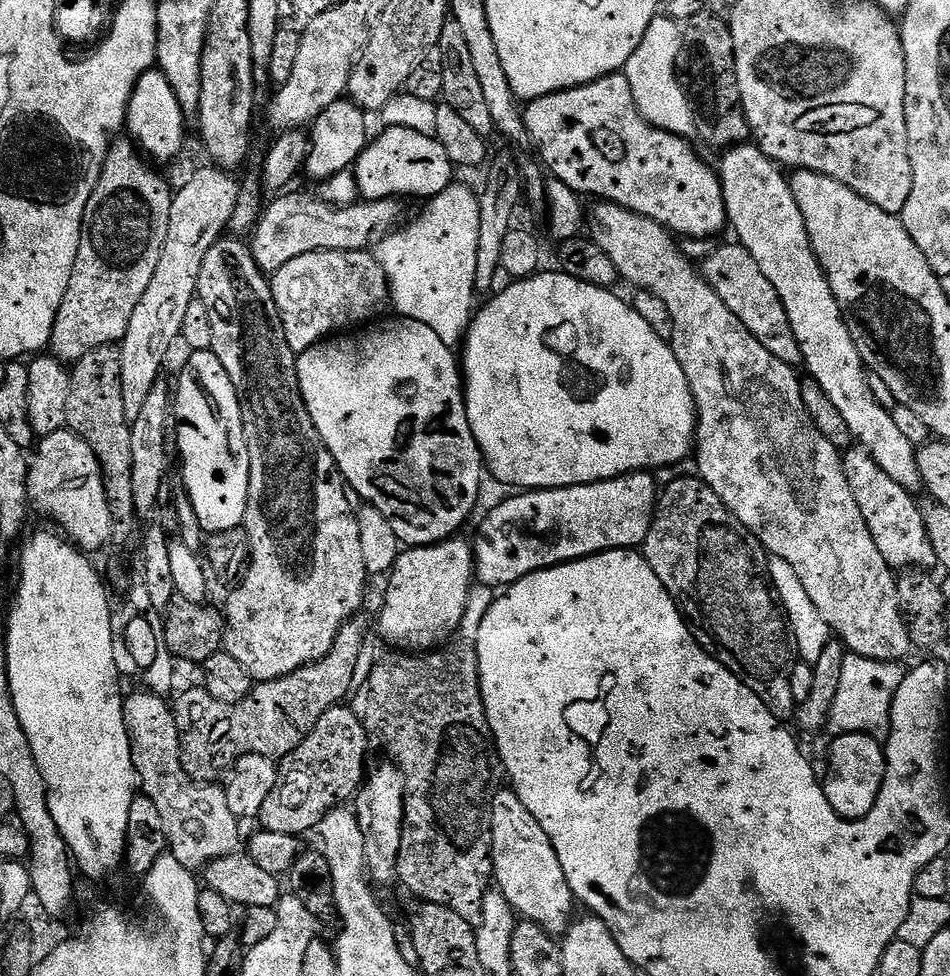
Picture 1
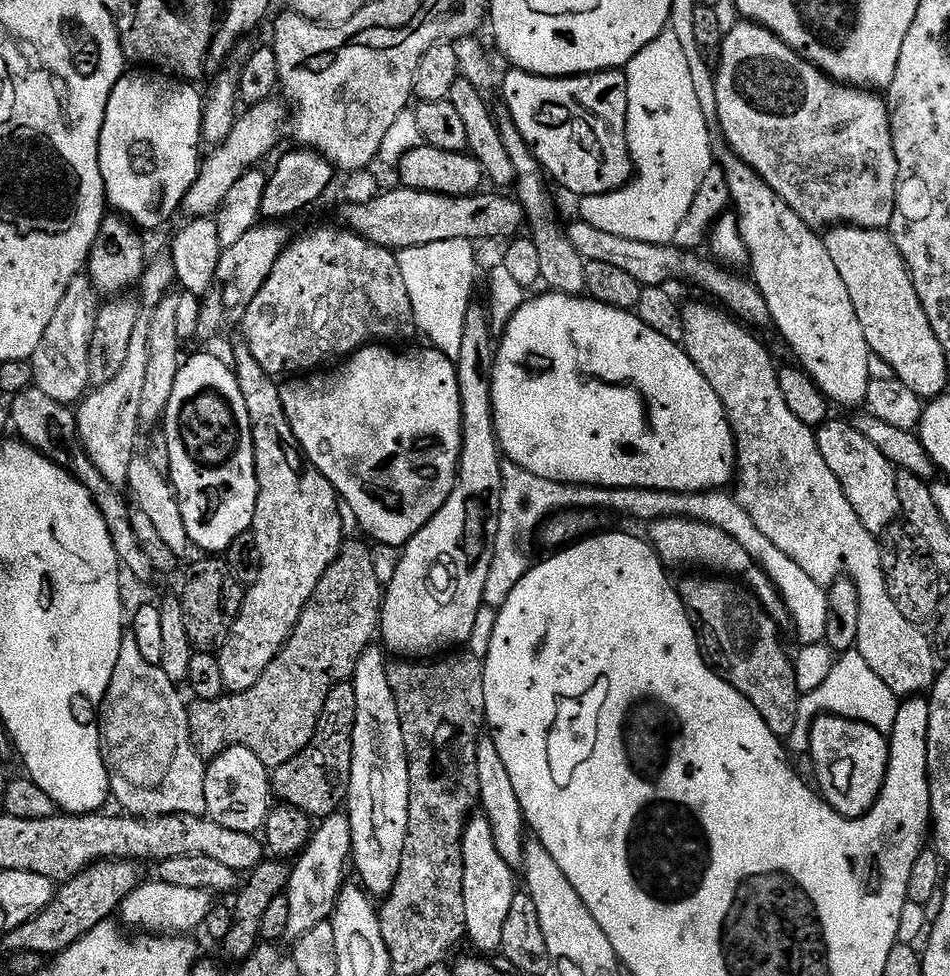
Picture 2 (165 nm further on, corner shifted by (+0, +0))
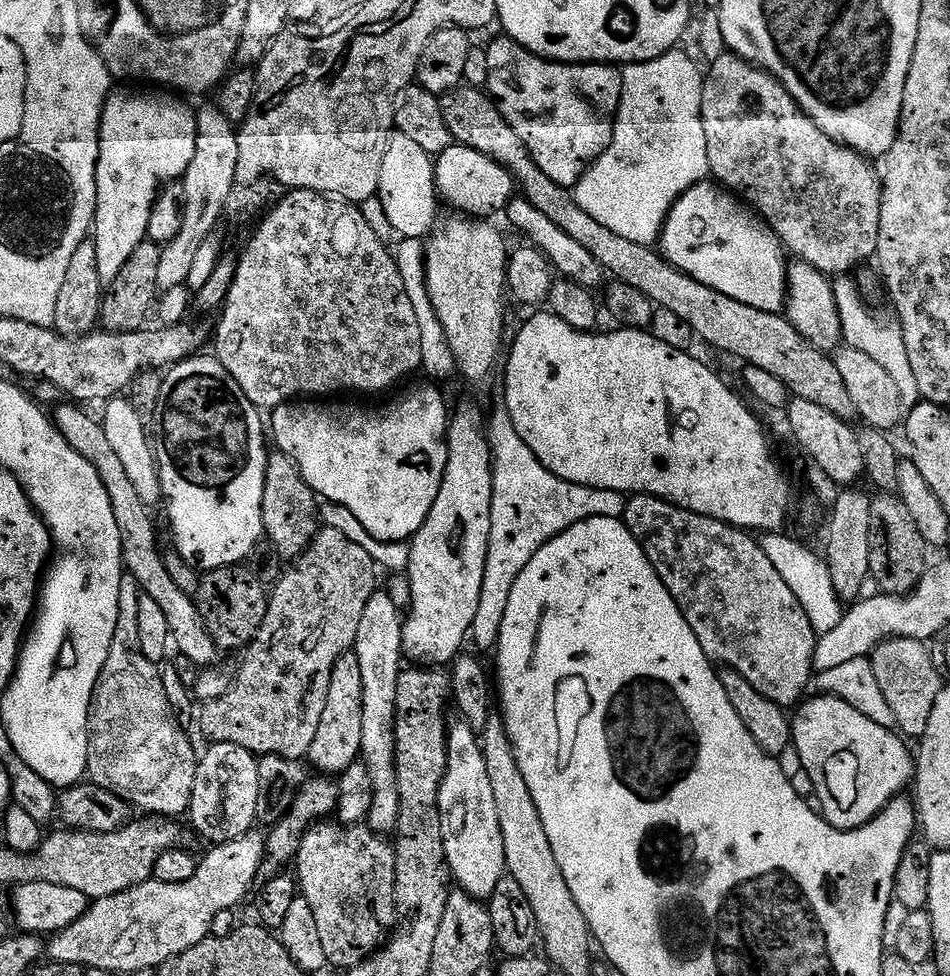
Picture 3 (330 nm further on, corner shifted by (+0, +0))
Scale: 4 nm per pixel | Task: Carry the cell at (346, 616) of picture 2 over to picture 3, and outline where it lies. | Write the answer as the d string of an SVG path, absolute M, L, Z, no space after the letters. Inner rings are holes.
M325 526L312 537L312 543L295 557L293 564L296 565L281 575L270 592L271 611L284 619L280 629L269 638L268 644L261 648L253 647L247 653L249 656L245 658L240 673L234 676L226 694L199 705L200 732L212 744L242 746L257 757L281 756L284 760L303 761L310 750L310 742L314 742L314 734L318 734L318 722L322 722L322 706L326 706L334 662L338 662L343 652L353 651L359 618L377 587L378 572L370 554L362 546L350 542L338 530Z

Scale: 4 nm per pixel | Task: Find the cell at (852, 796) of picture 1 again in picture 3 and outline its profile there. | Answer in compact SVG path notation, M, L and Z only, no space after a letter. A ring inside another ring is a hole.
M823 694L813 695L811 698L805 699L803 703L795 709L794 715L791 717L790 723L792 726L792 743L791 745L796 747L798 755L801 758L801 766L806 770L806 773L810 774L810 779L813 782L813 790L815 792L815 799L820 799L818 803L819 811L822 813L825 820L829 824L832 824L836 828L861 828L864 824L870 823L873 818L878 815L882 809L887 806L891 800L897 799L901 795L900 792L904 787L911 785L914 780L914 756L904 743L906 743L903 735L897 734L893 729L886 726L878 726L877 722L872 722L870 718L866 718L865 714L862 714L859 710L854 710L854 706L850 706L850 702L842 702L842 698L834 698L833 696L826 696Z

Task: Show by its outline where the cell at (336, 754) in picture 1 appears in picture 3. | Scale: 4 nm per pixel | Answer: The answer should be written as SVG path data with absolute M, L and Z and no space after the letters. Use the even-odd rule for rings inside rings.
M343 652L334 662L330 674L330 686L326 694L326 706L322 706L322 722L318 722L318 734L310 742L306 757L317 773L342 774L350 765L357 763L362 746L363 688L361 669L354 652Z

